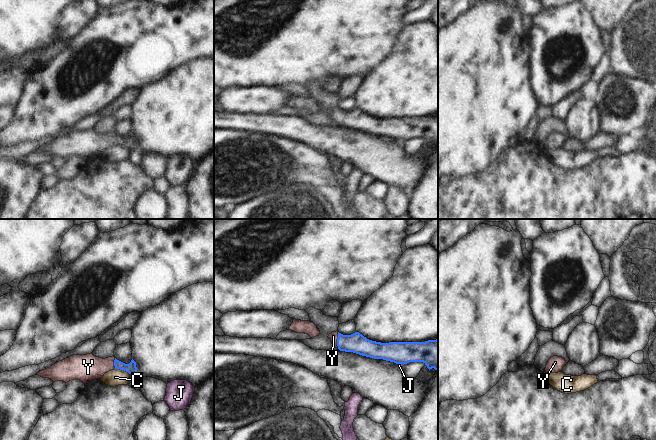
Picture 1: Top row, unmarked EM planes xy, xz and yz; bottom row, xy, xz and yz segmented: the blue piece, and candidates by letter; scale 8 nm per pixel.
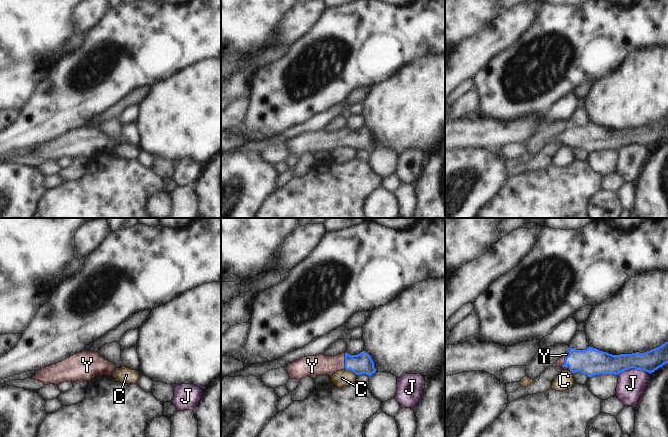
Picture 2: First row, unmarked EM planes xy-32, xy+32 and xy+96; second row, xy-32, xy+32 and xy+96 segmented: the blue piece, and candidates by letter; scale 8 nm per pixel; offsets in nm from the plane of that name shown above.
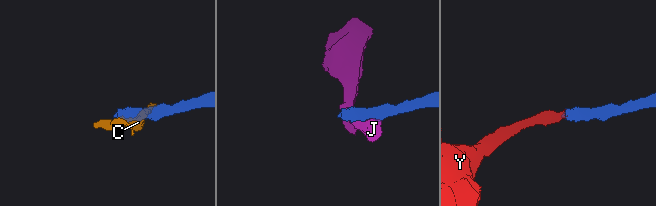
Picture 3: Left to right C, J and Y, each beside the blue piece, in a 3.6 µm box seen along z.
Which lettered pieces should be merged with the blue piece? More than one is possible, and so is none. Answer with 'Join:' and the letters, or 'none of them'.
Join: Y

